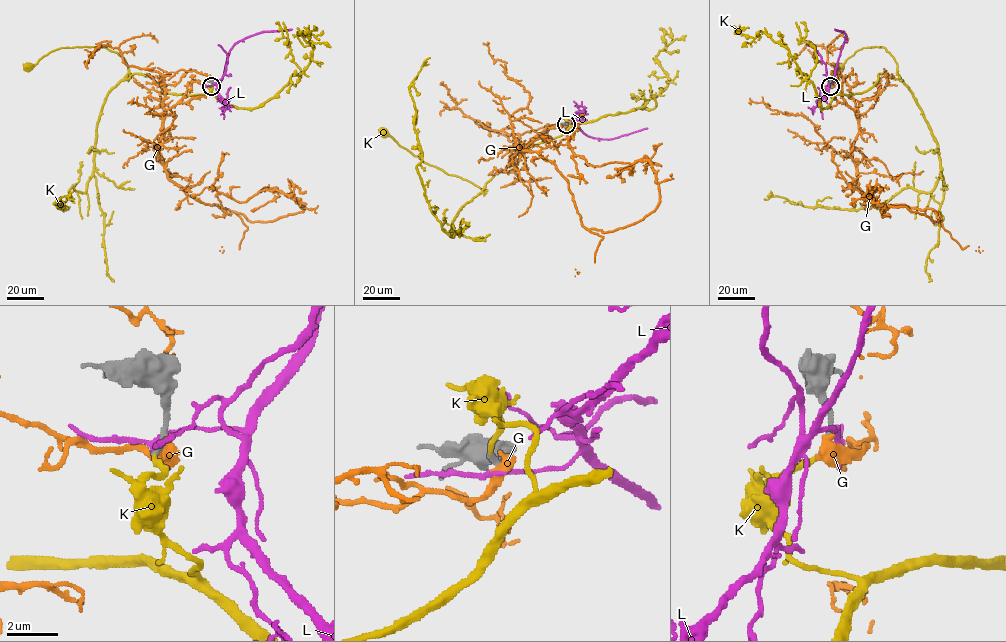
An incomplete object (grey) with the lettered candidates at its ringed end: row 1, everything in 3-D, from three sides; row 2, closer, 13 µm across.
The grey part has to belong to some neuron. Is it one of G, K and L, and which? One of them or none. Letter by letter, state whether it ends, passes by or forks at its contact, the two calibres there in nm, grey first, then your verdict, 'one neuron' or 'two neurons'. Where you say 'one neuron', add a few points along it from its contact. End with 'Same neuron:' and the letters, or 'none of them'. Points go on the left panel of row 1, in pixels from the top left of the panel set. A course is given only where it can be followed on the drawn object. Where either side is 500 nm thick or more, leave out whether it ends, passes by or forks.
G: 260/600 nm | two neurons
K: it ends | 200/190 nm | one neuron | via (211, 87), (214, 95), (166, 93), (146, 75), (124, 79), (126, 62), (105, 47), (59, 48), (28, 68)
L: it forks | 280/140 nm | two neurons
Same neuron: K

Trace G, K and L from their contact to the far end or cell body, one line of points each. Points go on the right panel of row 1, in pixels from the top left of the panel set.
G: (831, 86), (856, 114), (857, 186), (938, 221), (871, 202), (821, 153)
K: (830, 87), (829, 94), (848, 95), (868, 90), (879, 74), (901, 79), (881, 47), (862, 48), (839, 68)
L: (831, 85), (845, 37), (844, 33), (834, 29)

